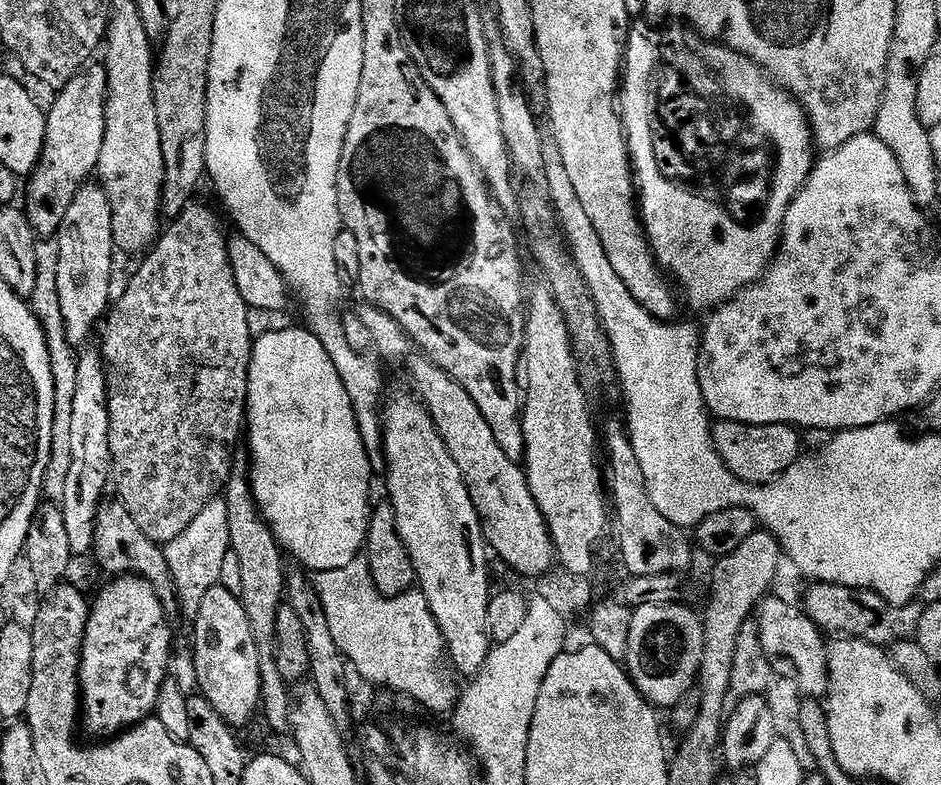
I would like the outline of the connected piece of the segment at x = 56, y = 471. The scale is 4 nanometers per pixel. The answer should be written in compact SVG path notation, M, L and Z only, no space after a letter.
M40 242L38 254L38 279L30 298L33 312L46 334L46 346L50 350L50 370L54 374L54 438L50 442L50 462L44 479L43 495L49 501L64 499L64 483L70 475L70 426L74 415L74 394L78 391L78 352L66 336L66 322L62 319L62 305L58 298L58 250L59 243Z

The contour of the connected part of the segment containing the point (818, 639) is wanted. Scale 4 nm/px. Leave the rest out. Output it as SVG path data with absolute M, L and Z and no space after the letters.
M777 594L760 601L754 619L773 673L784 680L793 680L796 688L808 698L824 698L828 694L828 644L825 633L810 619L799 603L791 604Z

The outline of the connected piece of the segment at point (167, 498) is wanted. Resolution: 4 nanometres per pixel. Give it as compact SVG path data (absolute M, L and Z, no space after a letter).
M193 202L181 210L180 215L171 221L172 224L161 231L154 247L143 257L140 269L132 276L132 281L124 288L124 293L111 305L106 316L104 332L104 348L102 355L104 367L108 369L108 409L110 410L110 454L112 455L112 480L114 492L120 503L130 510L130 518L138 522L138 527L150 537L155 544L168 544L194 518L198 518L198 510L206 506L206 502L217 499L223 493L224 486L232 476L232 462L236 443L241 443L242 433L246 428L248 410L248 367L252 361L252 345L254 338L250 334L248 321L249 306L238 294L238 282L234 282L234 270L230 264L228 253L228 236L216 217L212 208Z

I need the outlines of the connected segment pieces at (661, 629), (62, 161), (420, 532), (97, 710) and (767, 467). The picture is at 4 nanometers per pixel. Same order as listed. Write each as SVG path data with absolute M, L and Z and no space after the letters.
M647 604L632 613L626 671L645 700L660 710L674 707L700 674L704 625L690 609L683 604Z
M92 62L65 88L55 93L52 109L47 109L46 142L40 164L26 180L26 195L22 207L37 237L52 238L62 226L62 218L70 211L74 194L93 179L98 158L102 158L102 142L106 134L106 102L108 101L108 72L103 63Z
M415 395L396 396L387 401L382 412L384 426L384 462L388 476L387 499L392 505L398 534L414 562L414 570L419 591L424 593L426 602L440 627L440 633L446 645L446 656L452 664L467 678L474 678L482 670L490 651L490 637L487 624L487 608L490 599L488 592L488 556L484 531L480 529L480 519L474 502L466 490L462 470L450 458L434 418L424 408L423 402Z
M117 576L94 600L84 631L84 649L80 655L80 698L82 728L92 738L111 738L149 719L160 702L160 688L169 679L168 663L172 660L172 628L164 624L166 613L158 594L140 576Z
M716 420L712 441L728 471L747 484L768 484L801 459L800 436L791 424L743 424Z

